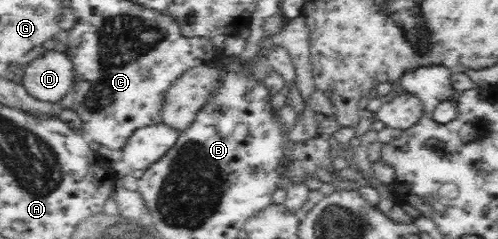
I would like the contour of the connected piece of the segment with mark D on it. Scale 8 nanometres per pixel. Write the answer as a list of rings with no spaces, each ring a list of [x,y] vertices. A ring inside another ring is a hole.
[[[59,50],[47,51],[37,62],[26,68],[22,84],[33,99],[55,103],[64,99],[76,82],[76,72],[70,56]]]

